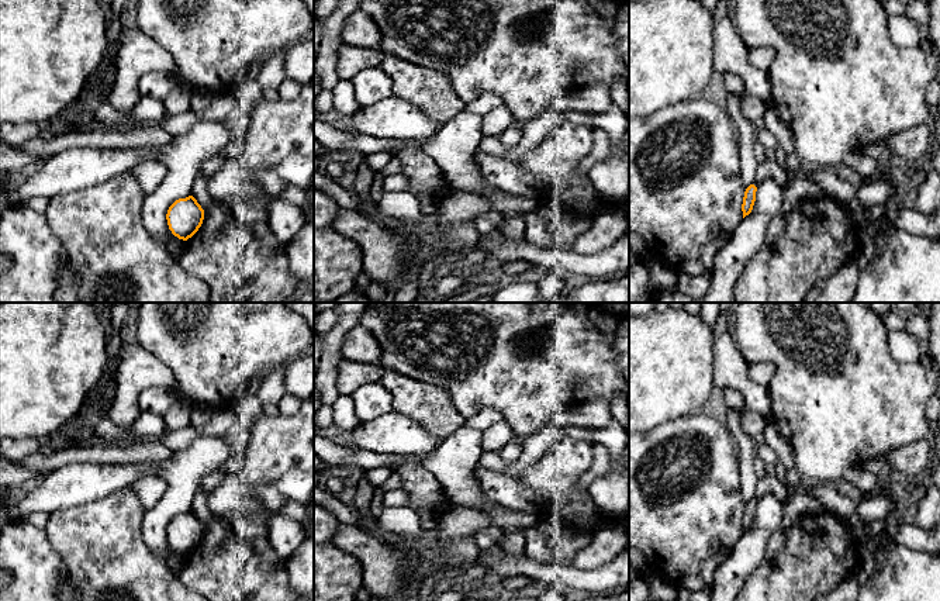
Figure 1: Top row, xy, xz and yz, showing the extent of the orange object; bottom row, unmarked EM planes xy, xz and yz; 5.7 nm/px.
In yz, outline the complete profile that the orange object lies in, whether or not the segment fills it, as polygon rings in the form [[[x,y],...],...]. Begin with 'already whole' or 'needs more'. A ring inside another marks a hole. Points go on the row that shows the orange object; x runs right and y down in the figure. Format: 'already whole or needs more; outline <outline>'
needs more; outline [[[774,159],[760,163],[754,182],[744,191],[742,204],[743,218],[753,210],[757,186],[768,179],[775,180],[784,190],[787,190],[794,180],[794,173],[788,169],[781,167]]]

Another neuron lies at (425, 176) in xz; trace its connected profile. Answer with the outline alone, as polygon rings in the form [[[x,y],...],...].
[[[395,141],[404,146],[391,156],[400,159],[401,173],[408,179],[411,193],[415,196],[426,194],[436,200],[440,184],[446,177],[439,165],[419,148],[425,141]]]

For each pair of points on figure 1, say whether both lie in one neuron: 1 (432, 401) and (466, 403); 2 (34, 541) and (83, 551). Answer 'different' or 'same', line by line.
1: different
2: different

